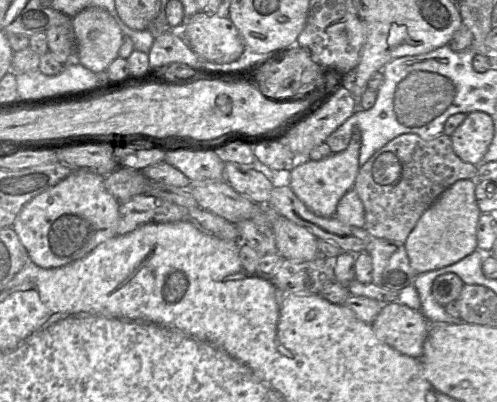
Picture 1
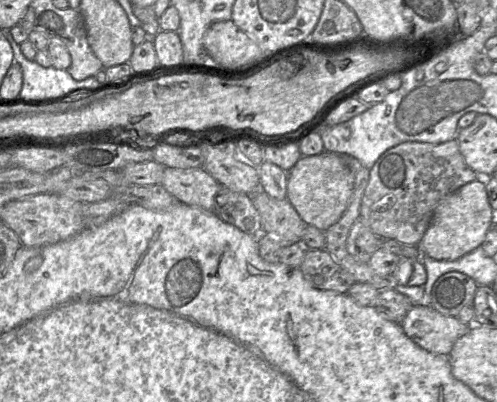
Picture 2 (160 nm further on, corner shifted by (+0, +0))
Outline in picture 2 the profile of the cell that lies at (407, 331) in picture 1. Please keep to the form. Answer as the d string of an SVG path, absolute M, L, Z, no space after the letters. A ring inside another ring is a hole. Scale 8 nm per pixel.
M415 304L401 327L418 346L434 354L448 356L455 342L465 335L470 325L457 317L441 314L431 305Z

